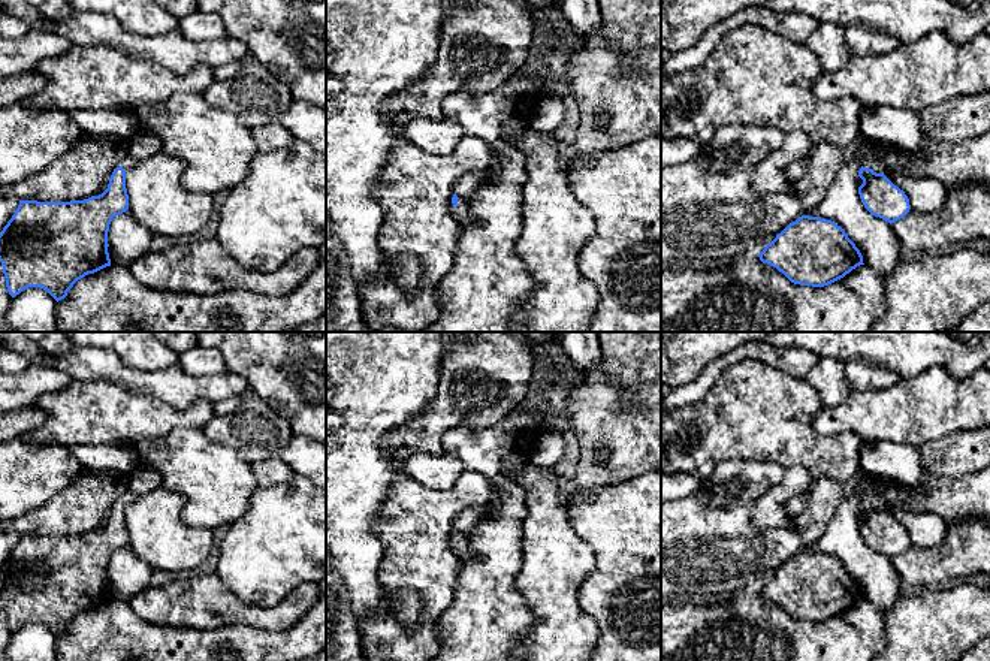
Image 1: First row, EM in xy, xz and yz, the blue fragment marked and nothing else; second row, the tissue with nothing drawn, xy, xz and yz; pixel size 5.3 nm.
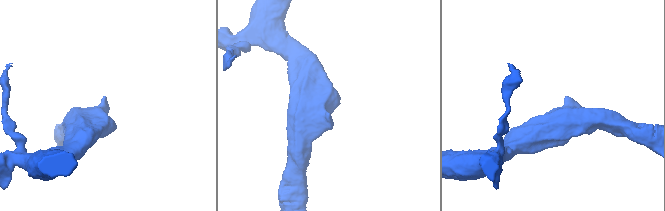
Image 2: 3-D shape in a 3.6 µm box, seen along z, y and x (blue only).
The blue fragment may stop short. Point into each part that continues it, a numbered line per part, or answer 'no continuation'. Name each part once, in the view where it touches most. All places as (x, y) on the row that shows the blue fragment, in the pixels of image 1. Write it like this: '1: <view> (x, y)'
1: yz (877, 165)

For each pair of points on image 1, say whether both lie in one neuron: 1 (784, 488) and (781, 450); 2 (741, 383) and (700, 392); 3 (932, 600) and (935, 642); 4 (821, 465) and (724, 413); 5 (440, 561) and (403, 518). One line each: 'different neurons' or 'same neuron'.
1: different neurons
2: different neurons
3: same neuron
4: same neuron
5: same neuron

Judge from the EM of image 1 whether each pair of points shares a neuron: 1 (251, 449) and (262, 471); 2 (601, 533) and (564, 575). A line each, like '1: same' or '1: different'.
1: different
2: different

